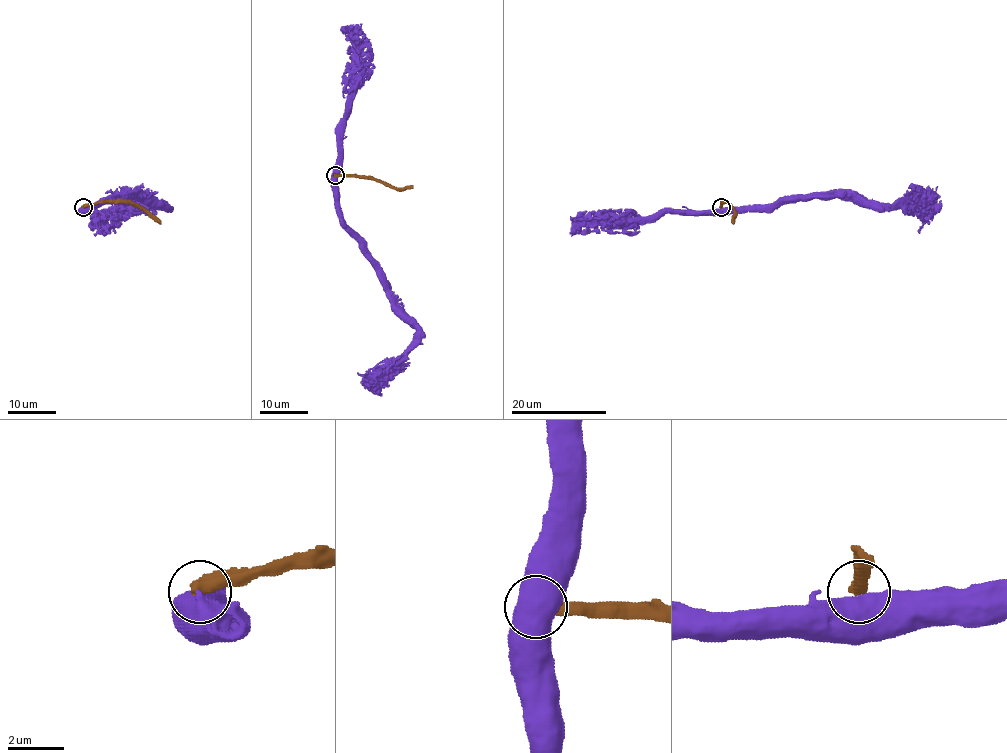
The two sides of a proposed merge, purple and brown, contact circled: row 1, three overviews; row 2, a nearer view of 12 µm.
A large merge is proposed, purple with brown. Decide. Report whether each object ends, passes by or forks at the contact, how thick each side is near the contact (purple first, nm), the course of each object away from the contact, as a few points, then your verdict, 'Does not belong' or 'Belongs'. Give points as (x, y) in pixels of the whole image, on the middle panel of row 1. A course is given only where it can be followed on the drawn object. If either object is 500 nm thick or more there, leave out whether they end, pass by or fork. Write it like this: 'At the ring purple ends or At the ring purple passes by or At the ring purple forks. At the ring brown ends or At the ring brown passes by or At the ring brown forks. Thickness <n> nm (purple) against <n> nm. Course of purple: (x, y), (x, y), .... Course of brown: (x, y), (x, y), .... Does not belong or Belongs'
Thickness 850 nm (purple) against 550 nm. Course of purple: (335, 175), (346, 230), (358, 242), (383, 288), (416, 331), (416, 339), (385, 370), (370, 376), (367, 372). Course of brown: (335, 175), (382, 180), (397, 187), (413, 186). Does not belong

